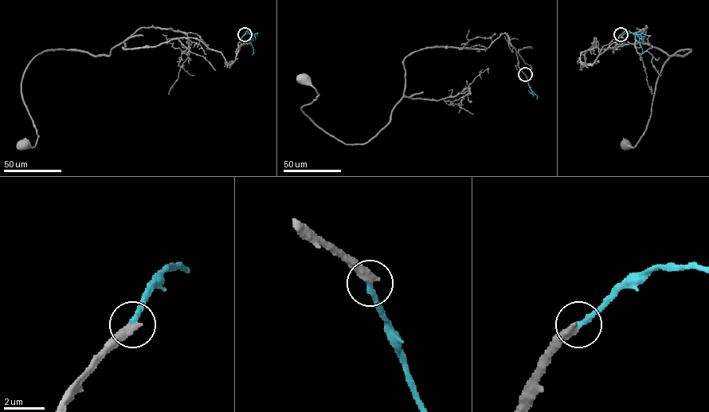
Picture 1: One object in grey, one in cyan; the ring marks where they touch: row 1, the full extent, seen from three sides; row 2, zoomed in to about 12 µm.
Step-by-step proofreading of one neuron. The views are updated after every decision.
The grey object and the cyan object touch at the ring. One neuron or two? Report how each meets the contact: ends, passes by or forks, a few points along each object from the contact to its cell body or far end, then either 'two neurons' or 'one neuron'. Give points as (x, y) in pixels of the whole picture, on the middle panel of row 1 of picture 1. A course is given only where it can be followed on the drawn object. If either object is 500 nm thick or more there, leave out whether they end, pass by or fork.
grey ends; cyan ends; course grey (525, 74), (505, 33), (484, 49), (413, 52), (391, 120), (360, 143), (302, 111), (319, 96), (300, 76); course cyan (525, 74), (532, 94); one neuron

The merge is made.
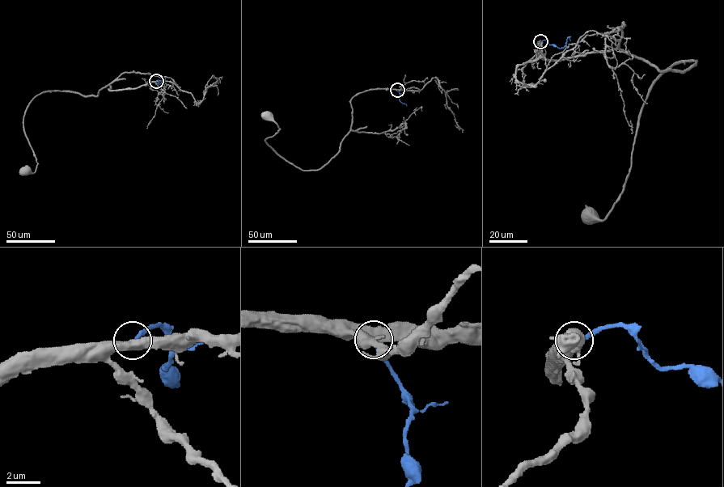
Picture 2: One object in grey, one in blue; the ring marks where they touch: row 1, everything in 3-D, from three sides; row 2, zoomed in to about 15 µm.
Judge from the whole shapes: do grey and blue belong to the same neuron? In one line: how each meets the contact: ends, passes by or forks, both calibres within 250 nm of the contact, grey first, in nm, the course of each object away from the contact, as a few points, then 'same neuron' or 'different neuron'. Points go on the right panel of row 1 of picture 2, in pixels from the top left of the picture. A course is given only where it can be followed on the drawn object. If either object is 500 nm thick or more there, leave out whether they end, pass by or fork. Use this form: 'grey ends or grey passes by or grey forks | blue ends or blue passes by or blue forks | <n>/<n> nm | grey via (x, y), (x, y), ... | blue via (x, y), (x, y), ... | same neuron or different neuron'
550/180 nm | grey via (540, 41), (548, 59), (623, 49), (661, 70), (696, 63), (655, 82), (619, 199), (586, 218) | blue via (540, 41), (546, 40), (560, 48), (566, 44), (569, 36), (570, 40) | same neuron

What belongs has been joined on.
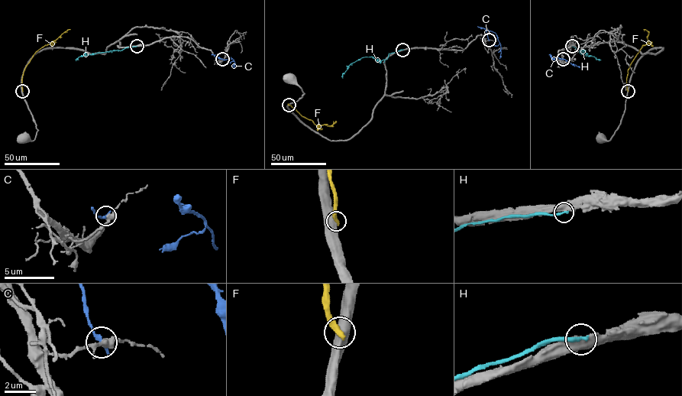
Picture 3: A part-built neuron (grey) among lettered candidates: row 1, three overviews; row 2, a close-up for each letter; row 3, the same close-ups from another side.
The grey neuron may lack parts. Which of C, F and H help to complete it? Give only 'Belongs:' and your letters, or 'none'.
Belongs: C

